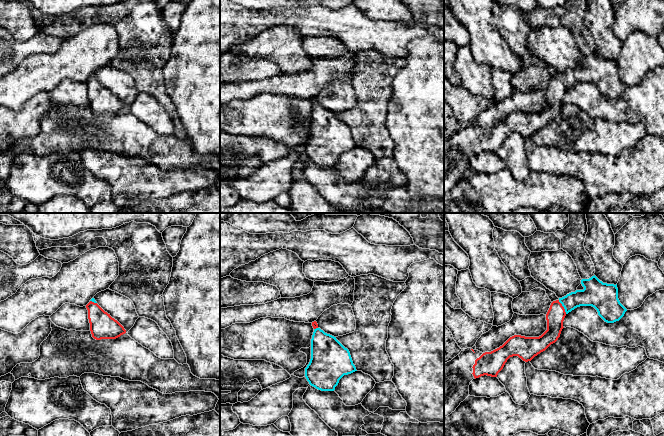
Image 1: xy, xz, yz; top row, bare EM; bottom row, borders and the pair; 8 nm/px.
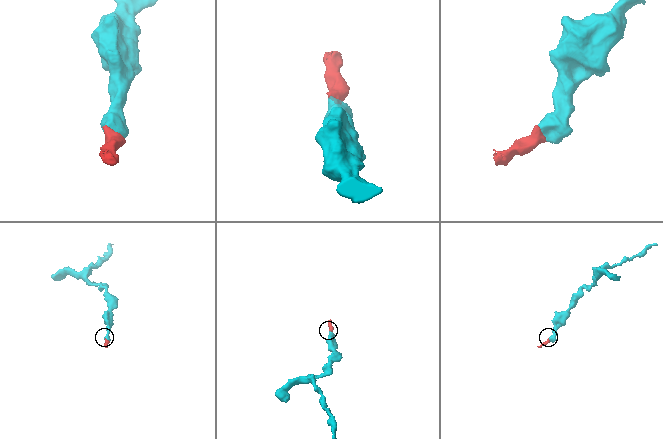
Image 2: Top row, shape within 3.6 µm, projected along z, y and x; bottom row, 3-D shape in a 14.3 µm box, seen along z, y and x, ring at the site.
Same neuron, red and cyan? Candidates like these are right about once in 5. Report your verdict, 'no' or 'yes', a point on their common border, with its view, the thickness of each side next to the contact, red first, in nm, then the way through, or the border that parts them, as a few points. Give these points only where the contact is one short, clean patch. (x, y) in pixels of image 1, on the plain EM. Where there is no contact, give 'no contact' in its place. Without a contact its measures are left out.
yes | yz (563, 83) | 150/170 nm | across yz (555, 92), (563, 83), (574, 75), (591, 71)

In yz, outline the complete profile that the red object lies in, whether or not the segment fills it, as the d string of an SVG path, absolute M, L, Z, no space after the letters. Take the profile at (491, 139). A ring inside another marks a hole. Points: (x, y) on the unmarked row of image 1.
M595 51L582 55L583 66L576 66L553 77L546 90L547 106L539 113L514 111L502 122L482 129L471 124L462 127L444 139L444 194L469 172L473 155L487 151L497 153L510 133L531 137L560 113L565 92L580 82L594 83L607 99L619 97L627 87L618 75L617 60L607 60Z

